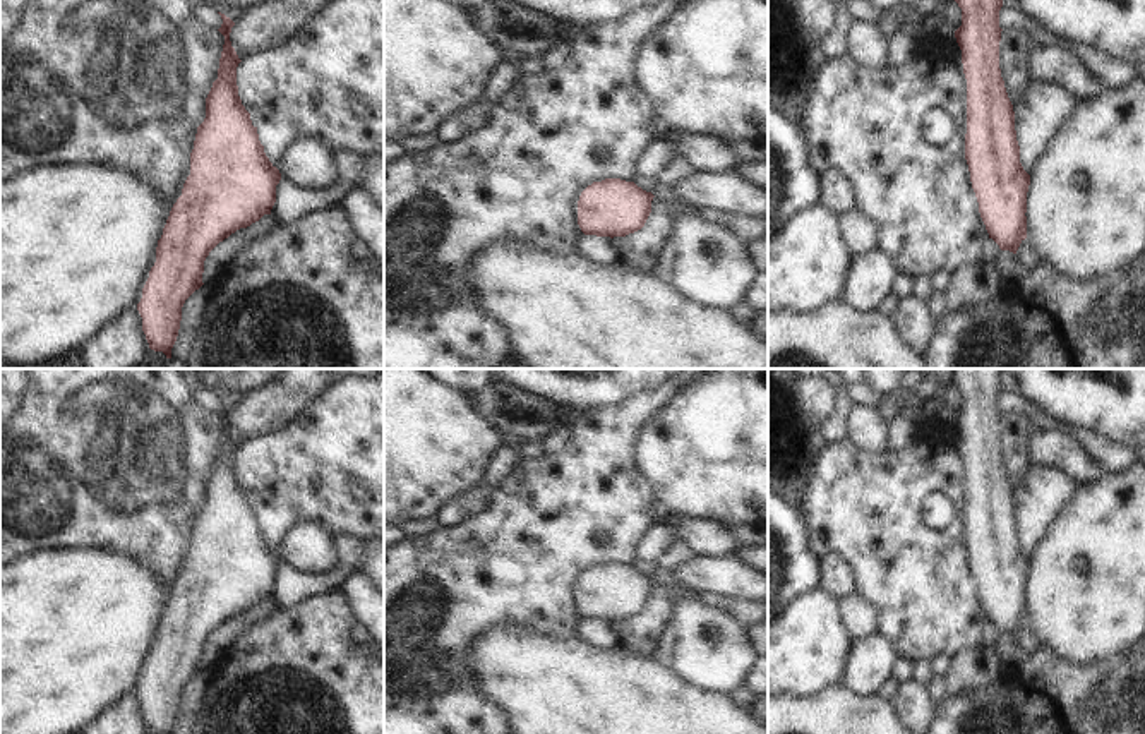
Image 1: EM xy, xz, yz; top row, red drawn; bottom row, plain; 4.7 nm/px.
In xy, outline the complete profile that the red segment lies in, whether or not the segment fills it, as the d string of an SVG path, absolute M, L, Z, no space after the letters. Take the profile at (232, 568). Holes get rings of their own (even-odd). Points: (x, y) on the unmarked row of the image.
M225 398L218 413L225 420L219 442L218 463L206 482L206 502L197 511L194 533L190 537L190 559L182 580L173 588L163 619L156 631L156 647L142 672L137 695L142 701L142 715L151 734L171 734L182 705L185 684L202 667L204 645L209 636L231 617L271 599L276 587L279 554L269 545L259 525L257 511L242 489L237 470L237 451L242 446L231 430L230 417L235 406Z

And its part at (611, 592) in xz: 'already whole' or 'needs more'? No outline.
already whole

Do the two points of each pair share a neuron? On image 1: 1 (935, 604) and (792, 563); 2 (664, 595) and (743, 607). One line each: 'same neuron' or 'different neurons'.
1: different neurons
2: same neuron

